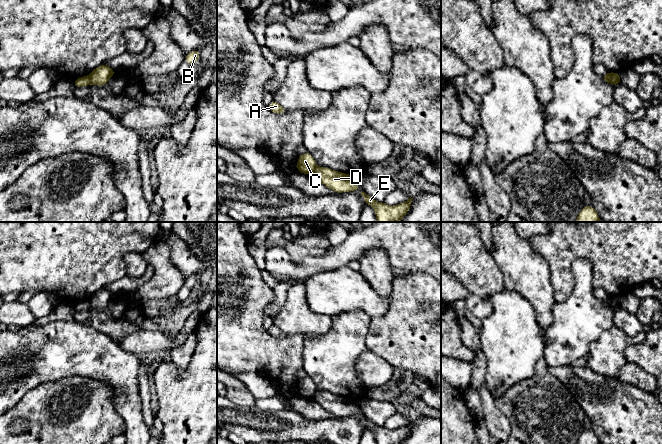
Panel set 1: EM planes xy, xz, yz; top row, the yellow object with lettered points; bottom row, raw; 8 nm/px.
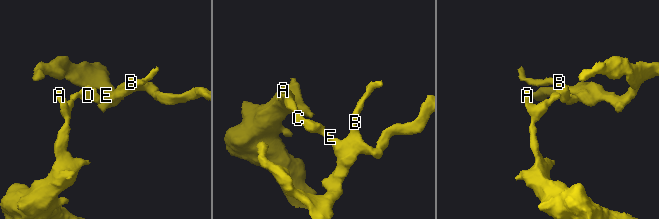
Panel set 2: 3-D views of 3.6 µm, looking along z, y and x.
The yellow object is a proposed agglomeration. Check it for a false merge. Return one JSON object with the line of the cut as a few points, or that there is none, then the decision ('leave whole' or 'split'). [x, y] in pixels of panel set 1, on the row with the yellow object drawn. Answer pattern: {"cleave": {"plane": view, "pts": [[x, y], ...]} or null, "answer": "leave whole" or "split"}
{"cleave": {"plane": "xy", "pts": [[88, 76], [91, 83]]}, "answer": "split"}

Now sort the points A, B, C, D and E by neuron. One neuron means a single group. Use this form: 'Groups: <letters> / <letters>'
Groups: A C / B D E

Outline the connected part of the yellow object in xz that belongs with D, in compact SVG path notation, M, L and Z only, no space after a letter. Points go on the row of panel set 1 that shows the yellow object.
M316 167L313 176L336 193L358 192L357 177L326 167Z

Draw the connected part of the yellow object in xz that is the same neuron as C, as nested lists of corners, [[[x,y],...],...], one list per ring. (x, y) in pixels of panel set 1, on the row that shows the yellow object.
[[[309,152],[299,155],[297,161],[297,171],[302,174],[311,174],[315,168],[316,161]]]

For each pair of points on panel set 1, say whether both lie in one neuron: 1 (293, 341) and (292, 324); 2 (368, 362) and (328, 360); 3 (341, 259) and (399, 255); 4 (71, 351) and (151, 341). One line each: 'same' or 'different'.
1: different
2: different
3: same
4: different

